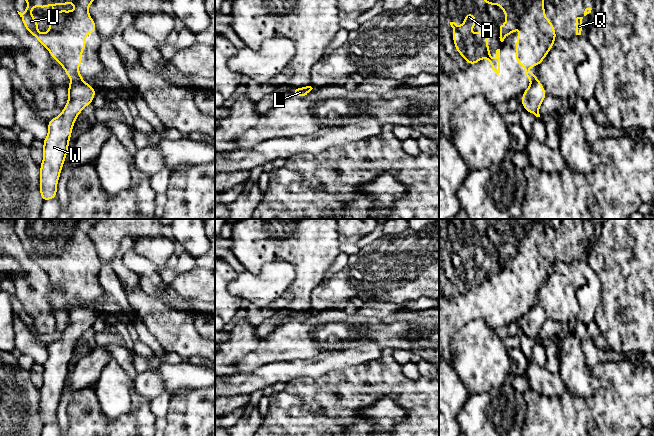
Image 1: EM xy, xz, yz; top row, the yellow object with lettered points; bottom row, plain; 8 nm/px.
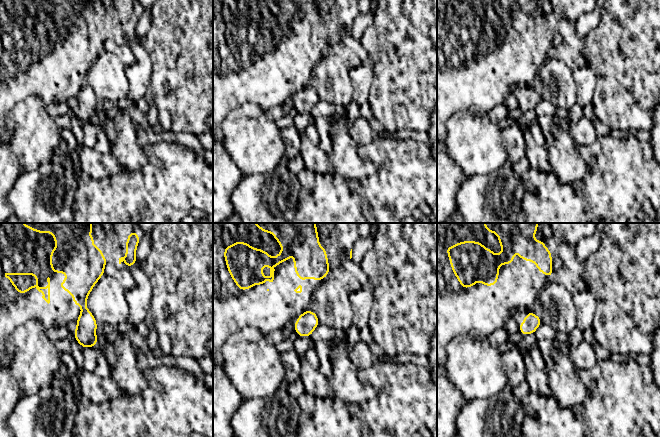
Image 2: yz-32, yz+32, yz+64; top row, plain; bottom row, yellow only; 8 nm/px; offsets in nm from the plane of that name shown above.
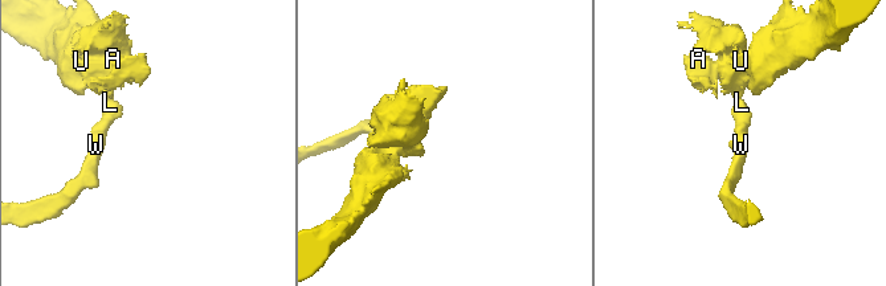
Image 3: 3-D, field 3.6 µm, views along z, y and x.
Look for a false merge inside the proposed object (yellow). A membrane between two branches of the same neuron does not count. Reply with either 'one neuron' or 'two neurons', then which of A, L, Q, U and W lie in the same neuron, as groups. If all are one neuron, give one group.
two neurons | A Q U / L W

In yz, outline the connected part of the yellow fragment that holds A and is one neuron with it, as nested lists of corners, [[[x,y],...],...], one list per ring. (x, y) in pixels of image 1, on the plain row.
[[[473,237],[464,239],[464,248],[457,249],[450,246],[454,254],[452,264],[455,268],[456,275],[464,282],[467,288],[476,289],[482,281],[486,286],[492,289],[493,295],[500,297],[500,273],[496,274],[496,281],[489,283],[491,274],[488,272],[488,247],[484,247],[483,257],[461,257],[461,253],[474,253],[476,251],[476,240]]]

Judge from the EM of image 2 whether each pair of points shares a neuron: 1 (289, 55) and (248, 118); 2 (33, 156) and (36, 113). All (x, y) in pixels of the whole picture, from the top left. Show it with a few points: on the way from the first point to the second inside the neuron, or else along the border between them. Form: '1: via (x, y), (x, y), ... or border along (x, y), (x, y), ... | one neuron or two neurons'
1: border along (233, 109), (245, 103), (255, 103), (266, 112) | two neurons
2: via (33, 145), (34, 124) | one neuron

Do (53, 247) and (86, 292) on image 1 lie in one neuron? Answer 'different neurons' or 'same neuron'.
same neuron

